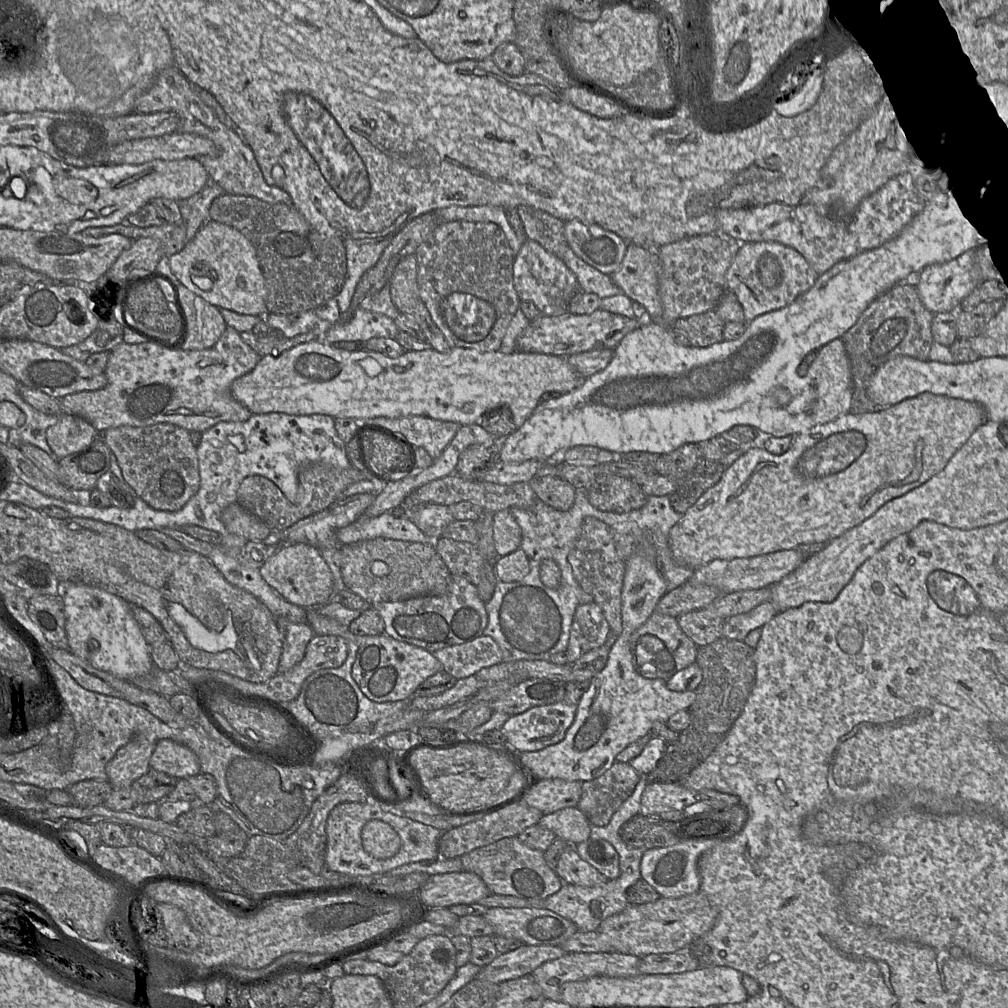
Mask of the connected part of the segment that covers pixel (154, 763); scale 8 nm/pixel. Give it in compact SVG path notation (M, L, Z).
M170 739L159 740L150 759L150 769L182 779L201 773L196 754Z

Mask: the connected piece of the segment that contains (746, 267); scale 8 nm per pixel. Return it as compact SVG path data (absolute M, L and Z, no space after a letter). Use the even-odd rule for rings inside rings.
M774 241L741 243L726 272L727 289L734 292L747 322L786 307L809 290L819 275L797 250Z

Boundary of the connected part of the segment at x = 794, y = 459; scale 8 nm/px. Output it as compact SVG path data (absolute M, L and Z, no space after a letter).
M922 393L892 406L879 408L875 412L852 413L849 411L832 422L817 425L799 435L788 435L796 436L796 438L790 449L782 455L772 454L764 448L750 449L735 461L724 472L719 482L707 489L683 514L680 521L670 529L669 546L673 558L679 564L695 570L713 560L750 558L782 550L794 549L800 545L828 543L871 517L888 501L902 496L910 490L922 485L943 470L956 451L968 440L972 433L986 421L986 411L978 403L932 393Z

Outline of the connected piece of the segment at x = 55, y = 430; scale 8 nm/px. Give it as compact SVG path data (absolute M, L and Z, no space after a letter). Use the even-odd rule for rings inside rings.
M61 414L56 424L46 431L46 439L60 460L86 449L94 440L96 429L85 419L70 414Z

